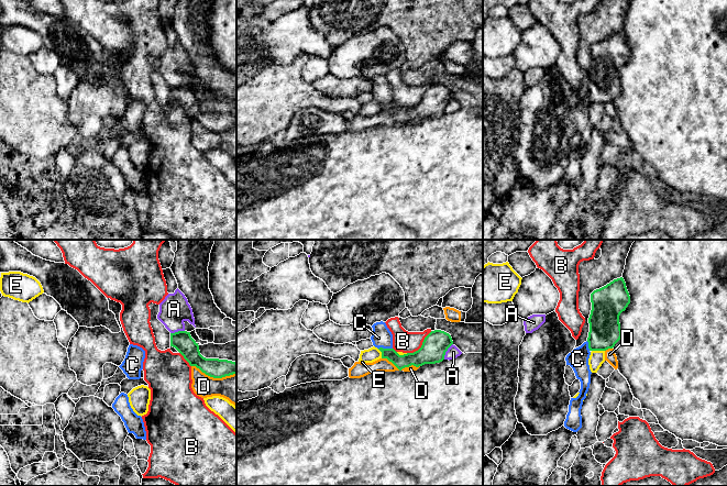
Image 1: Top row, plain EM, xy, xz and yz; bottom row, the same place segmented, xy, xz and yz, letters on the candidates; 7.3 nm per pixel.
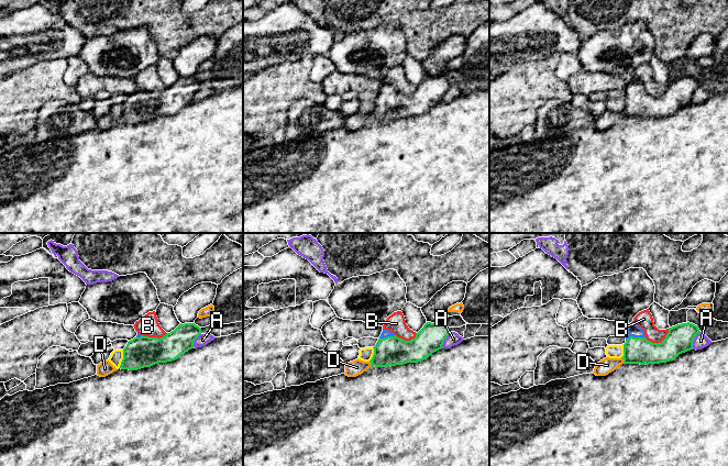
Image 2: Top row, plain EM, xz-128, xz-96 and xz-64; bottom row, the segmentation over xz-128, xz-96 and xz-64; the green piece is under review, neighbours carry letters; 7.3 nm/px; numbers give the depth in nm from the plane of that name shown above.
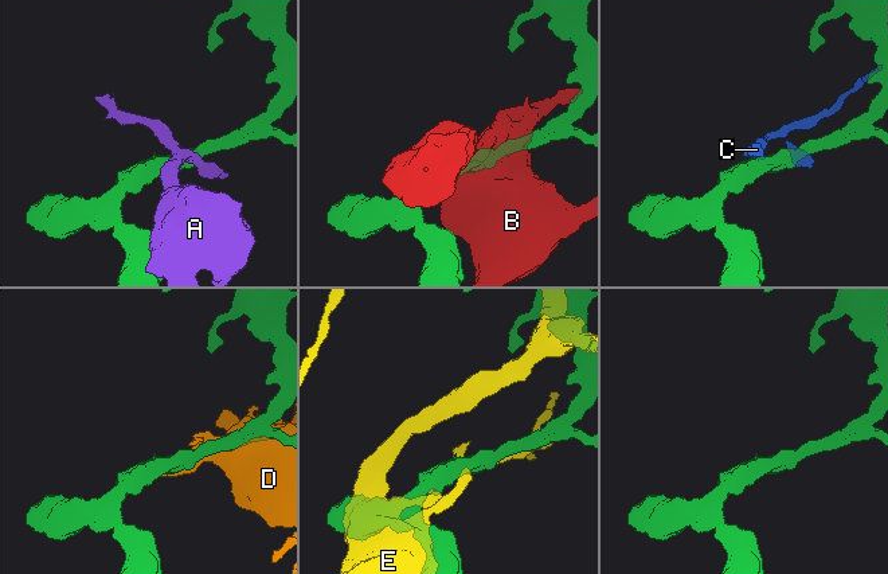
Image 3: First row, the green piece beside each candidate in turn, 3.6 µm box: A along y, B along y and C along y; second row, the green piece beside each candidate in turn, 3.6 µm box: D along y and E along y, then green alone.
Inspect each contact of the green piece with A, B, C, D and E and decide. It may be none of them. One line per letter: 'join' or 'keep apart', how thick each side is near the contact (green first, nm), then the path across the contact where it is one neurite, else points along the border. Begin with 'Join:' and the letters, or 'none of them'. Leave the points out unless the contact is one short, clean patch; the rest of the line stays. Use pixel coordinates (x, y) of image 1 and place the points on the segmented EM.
Join: C
A: keep apart | 190/90 nm
B: keep apart | 190/160 nm
C: join | 120/150 nm | across xz (417, 359), (396, 359), (385, 349), (382, 337)
D: keep apart | 140/200 nm
E: keep apart | 220/110 nm

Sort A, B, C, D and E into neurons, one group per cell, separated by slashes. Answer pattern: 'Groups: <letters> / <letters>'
Groups: A / B / C / D / E

